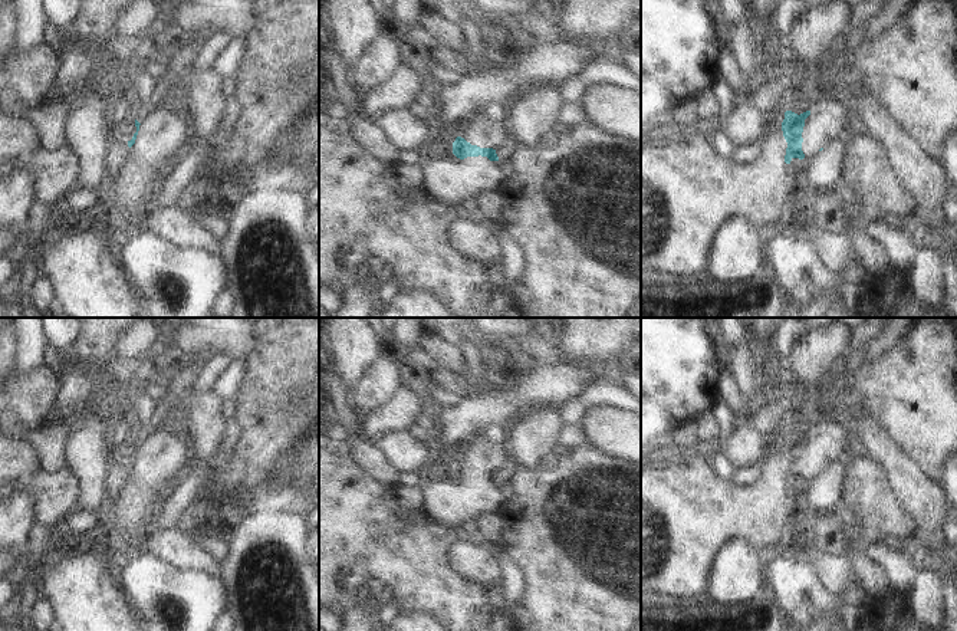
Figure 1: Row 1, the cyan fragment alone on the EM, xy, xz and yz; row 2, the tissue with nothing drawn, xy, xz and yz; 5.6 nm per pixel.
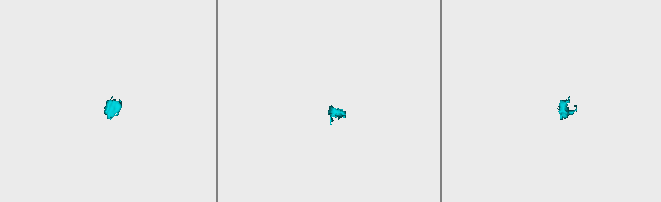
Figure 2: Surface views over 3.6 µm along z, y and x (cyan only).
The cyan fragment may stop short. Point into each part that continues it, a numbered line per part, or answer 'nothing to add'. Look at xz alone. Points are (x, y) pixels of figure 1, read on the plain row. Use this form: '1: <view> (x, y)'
1: xz (480, 453)
2: xz (449, 500)

